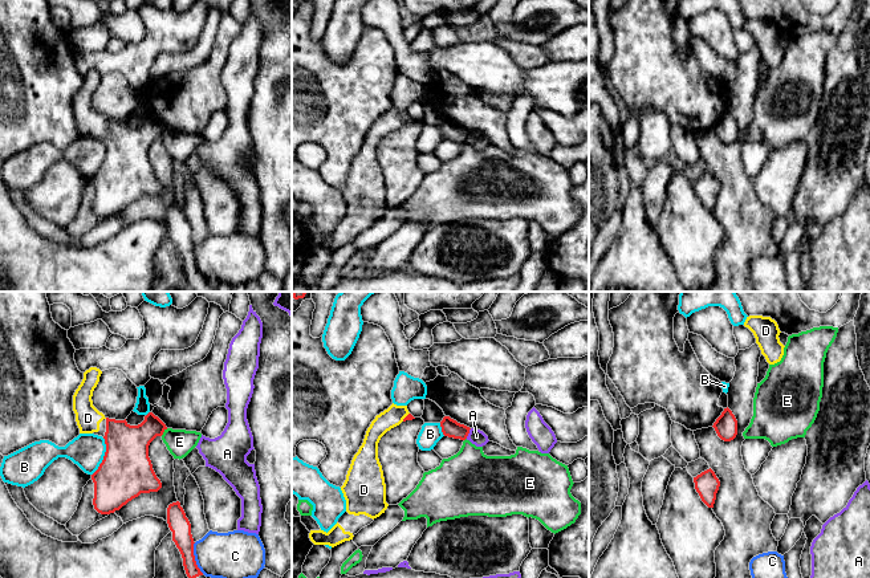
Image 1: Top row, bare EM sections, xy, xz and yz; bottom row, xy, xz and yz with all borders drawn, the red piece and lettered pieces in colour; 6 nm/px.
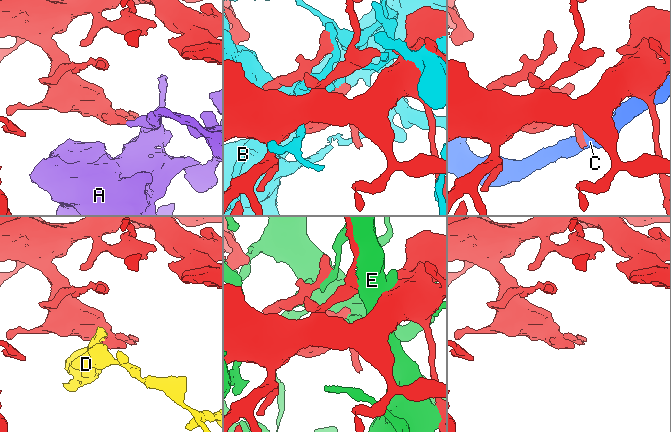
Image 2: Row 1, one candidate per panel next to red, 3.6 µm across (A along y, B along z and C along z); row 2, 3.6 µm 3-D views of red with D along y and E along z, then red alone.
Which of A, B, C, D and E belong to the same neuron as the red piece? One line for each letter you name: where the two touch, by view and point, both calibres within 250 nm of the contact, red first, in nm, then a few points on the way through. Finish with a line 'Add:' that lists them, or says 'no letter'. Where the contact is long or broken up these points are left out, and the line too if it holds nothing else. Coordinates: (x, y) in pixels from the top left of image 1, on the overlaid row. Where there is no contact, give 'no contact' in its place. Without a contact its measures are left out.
D: contact xz (406, 416); calibres 40 and 120 nm; way xz (409, 416), (406, 416), (394, 415)
Add: D

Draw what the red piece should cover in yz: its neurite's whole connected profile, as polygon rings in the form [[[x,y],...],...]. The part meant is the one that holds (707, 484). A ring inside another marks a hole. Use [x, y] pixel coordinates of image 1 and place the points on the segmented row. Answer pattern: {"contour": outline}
{"contour": [[[710,468],[696,477],[694,477],[695,489],[699,493],[702,501],[708,506],[714,508],[716,493],[720,487],[720,481],[715,472]]]}

